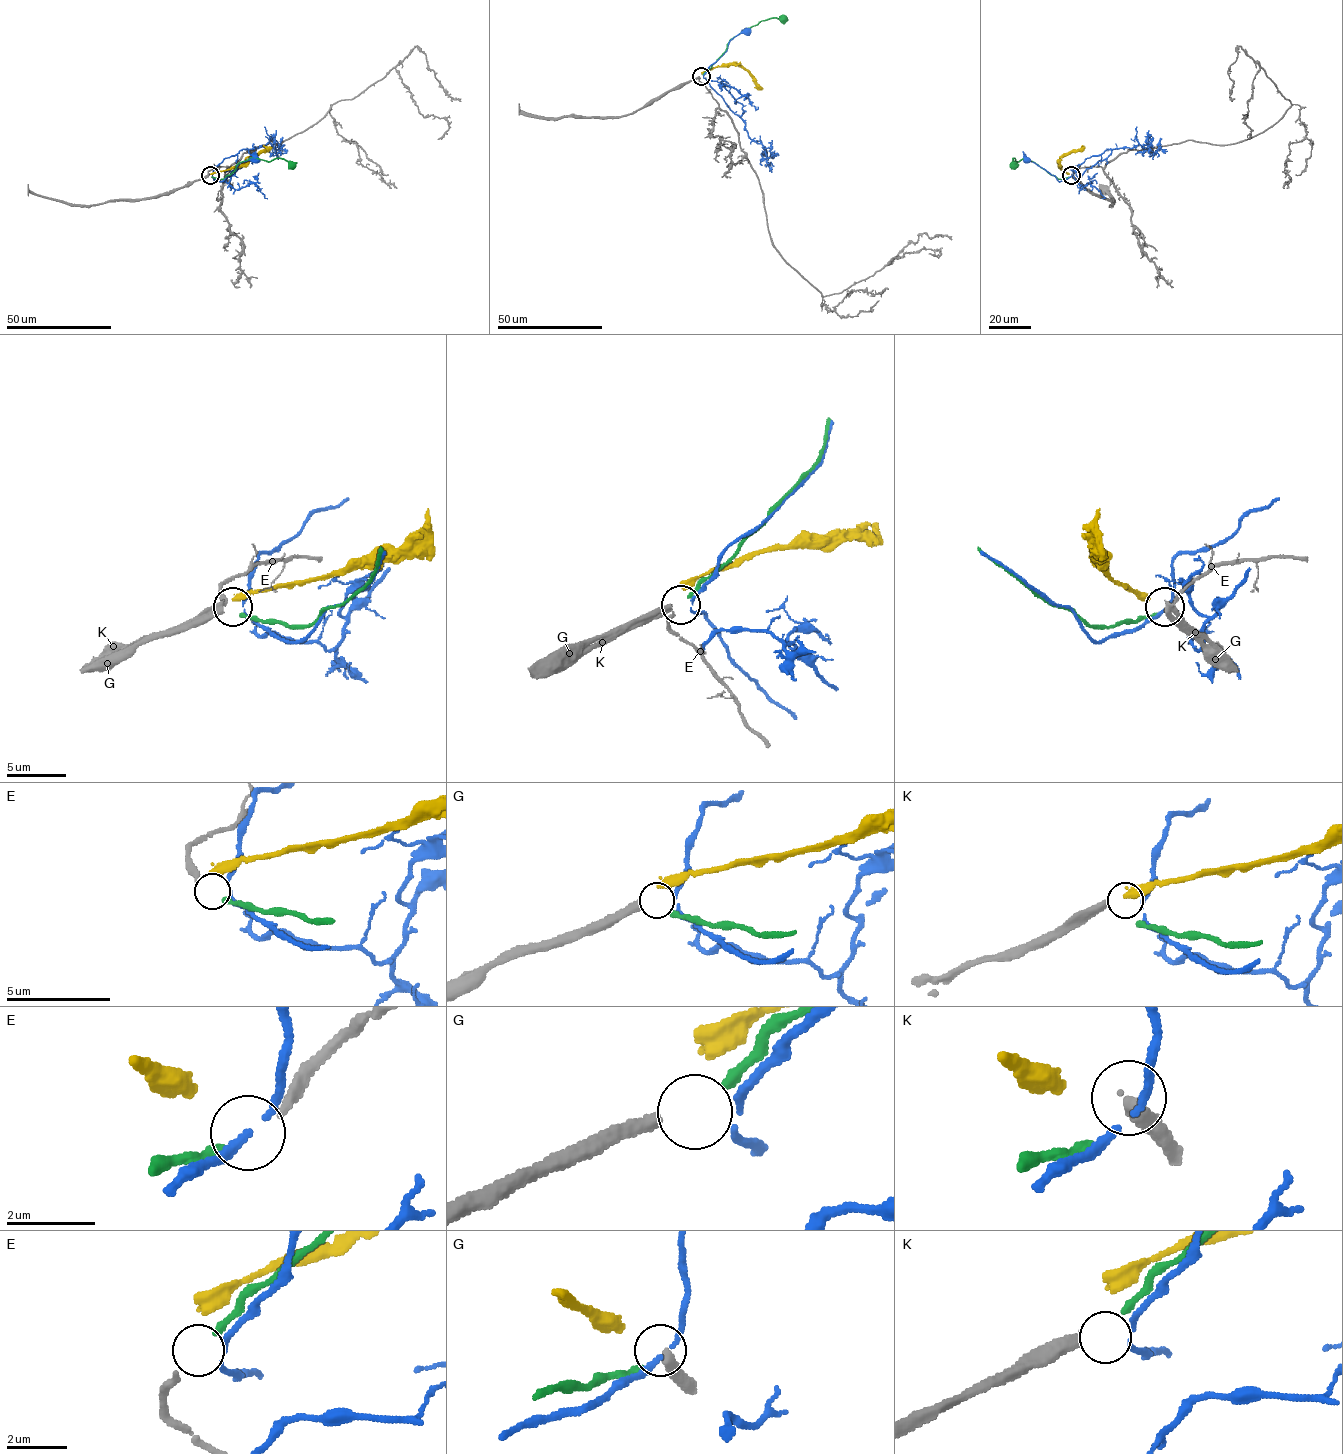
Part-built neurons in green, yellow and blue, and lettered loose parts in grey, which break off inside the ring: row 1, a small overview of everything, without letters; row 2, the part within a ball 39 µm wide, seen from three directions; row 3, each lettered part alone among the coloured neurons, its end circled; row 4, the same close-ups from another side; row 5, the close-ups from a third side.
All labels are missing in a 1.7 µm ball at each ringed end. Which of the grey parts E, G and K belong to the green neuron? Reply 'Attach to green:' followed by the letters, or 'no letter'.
Attach to green: no letter

